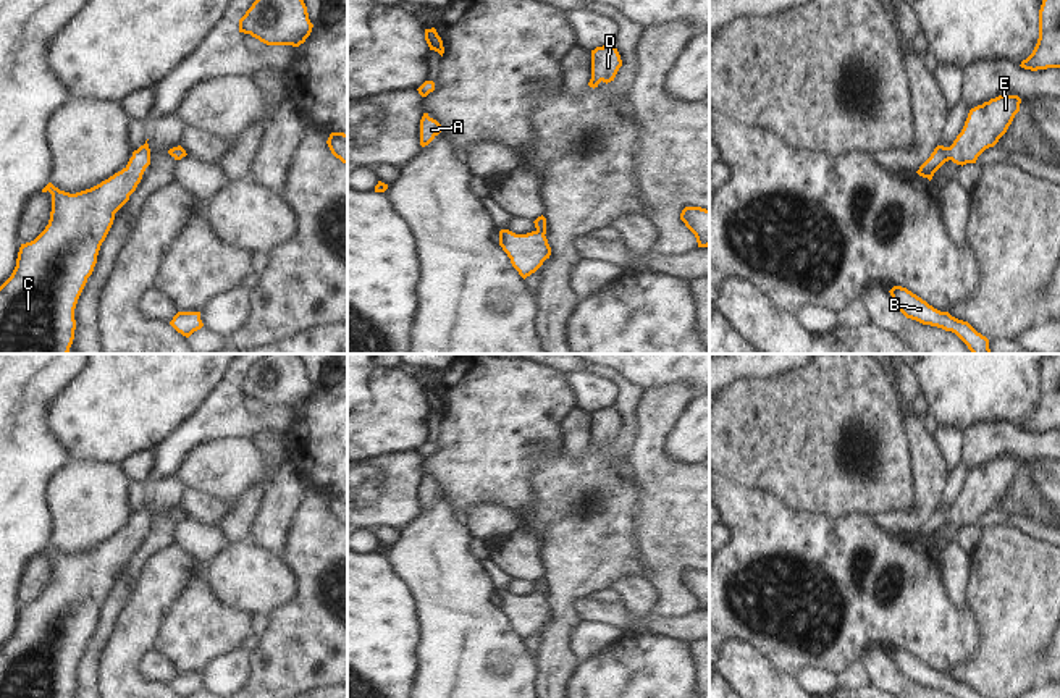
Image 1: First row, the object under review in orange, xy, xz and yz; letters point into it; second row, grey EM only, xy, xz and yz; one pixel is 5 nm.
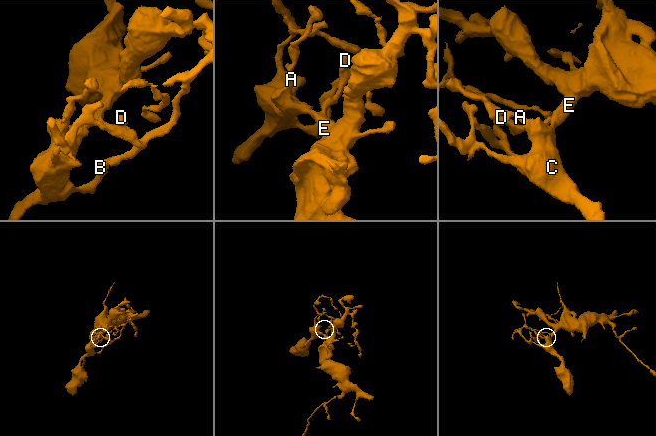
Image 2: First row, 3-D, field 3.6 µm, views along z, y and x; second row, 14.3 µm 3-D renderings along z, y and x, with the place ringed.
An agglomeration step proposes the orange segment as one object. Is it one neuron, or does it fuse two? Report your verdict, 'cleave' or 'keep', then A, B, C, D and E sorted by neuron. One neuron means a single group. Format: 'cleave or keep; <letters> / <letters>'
keep; A B C D E

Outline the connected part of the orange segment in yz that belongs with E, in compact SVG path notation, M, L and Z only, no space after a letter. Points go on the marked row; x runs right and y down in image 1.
M999 95L970 110L961 132L950 147L937 145L931 157L916 171L932 179L934 173L949 160L957 165L976 163L978 157L994 147L1007 132L1020 111L1018 95Z

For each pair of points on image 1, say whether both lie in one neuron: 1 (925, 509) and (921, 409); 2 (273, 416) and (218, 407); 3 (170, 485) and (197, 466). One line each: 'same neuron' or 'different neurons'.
1: different neurons
2: same neuron
3: different neurons

